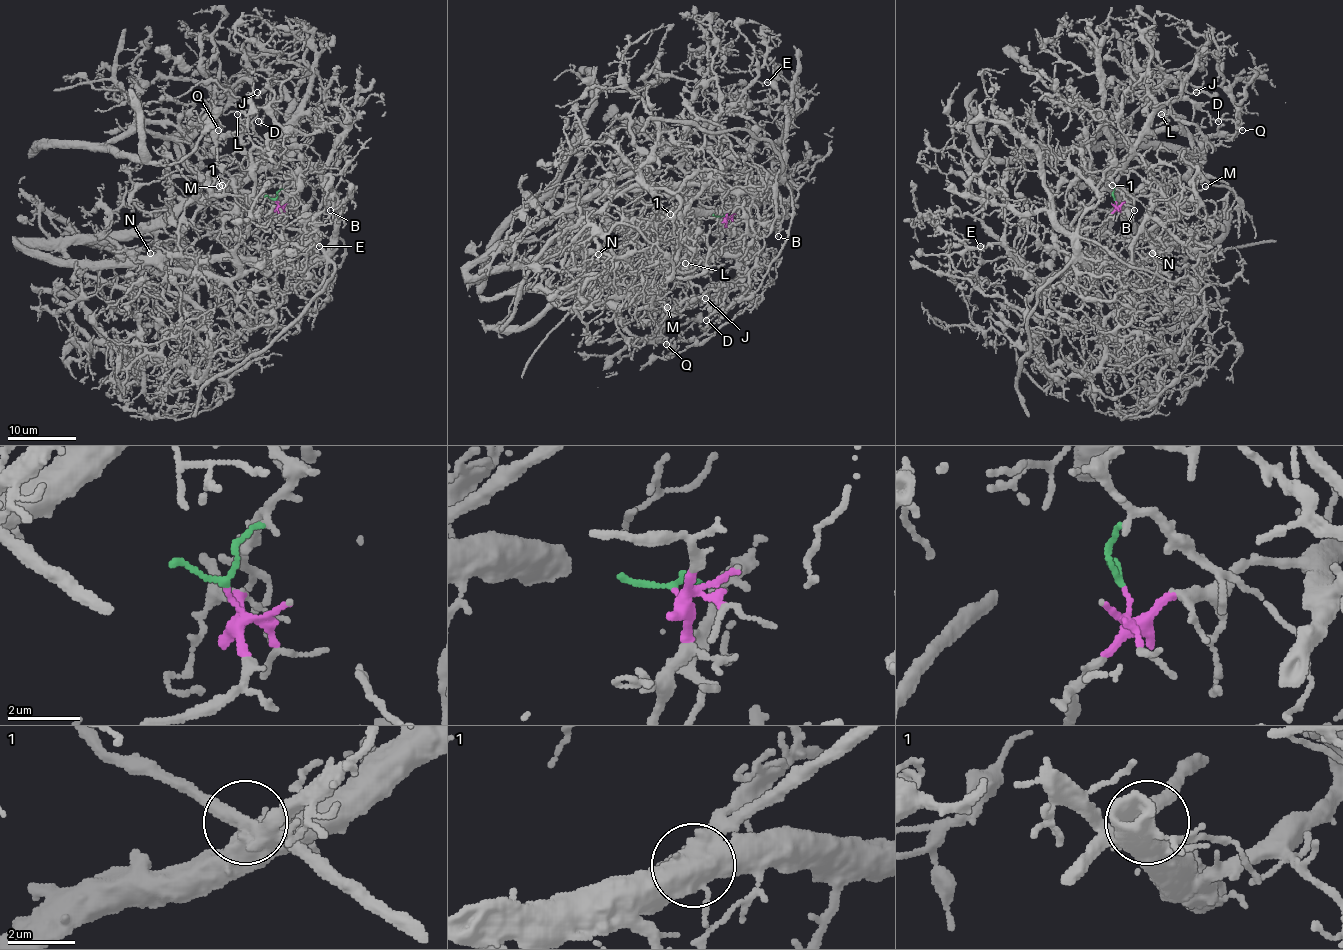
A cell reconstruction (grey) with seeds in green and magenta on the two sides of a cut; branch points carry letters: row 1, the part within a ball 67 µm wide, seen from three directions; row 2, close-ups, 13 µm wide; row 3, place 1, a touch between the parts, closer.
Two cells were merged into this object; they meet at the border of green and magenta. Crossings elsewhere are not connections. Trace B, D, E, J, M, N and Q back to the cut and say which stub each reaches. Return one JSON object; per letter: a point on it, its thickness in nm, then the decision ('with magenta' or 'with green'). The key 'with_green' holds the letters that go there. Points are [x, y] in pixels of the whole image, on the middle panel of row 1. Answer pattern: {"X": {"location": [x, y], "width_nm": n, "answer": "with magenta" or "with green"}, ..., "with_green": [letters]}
{"B": {"location": [778, 236], "width_nm": 130, "answer": "with magenta"}, "D": {"location": [706, 320], "width_nm": 130, "answer": "with green"}, "E": {"location": [767, 82], "width_nm": 160, "answer": "with green"}, "J": {"location": [705, 298], "width_nm": 170, "answer": "with green"}, "M": {"location": [667, 307], "width_nm": 150, "answer": "with magenta"}, "N": {"location": [598, 254], "width_nm": 150, "answer": "with green"}, "Q": {"location": [666, 344], "width_nm": 170, "answer": "with green"}, "with_green": ["D", "E", "J", "N", "Q"]}

